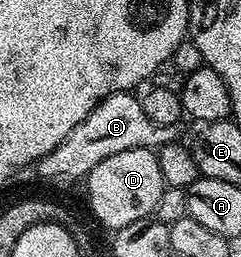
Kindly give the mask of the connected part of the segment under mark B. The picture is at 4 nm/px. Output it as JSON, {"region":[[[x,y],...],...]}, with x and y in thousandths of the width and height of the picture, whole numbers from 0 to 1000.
{"region":[[[539,354],[473,362],[407,397],[402,416],[212,595],[149,630],[162,681],[207,704],[232,700],[237,689],[257,704],[307,704],[320,689],[328,700],[353,693],[357,677],[382,665],[382,650],[398,650],[398,634],[432,634],[448,603],[552,580],[651,588],[672,568],[743,545],[739,486],[631,479],[631,463],[598,447],[585,389],[556,374]]]}

